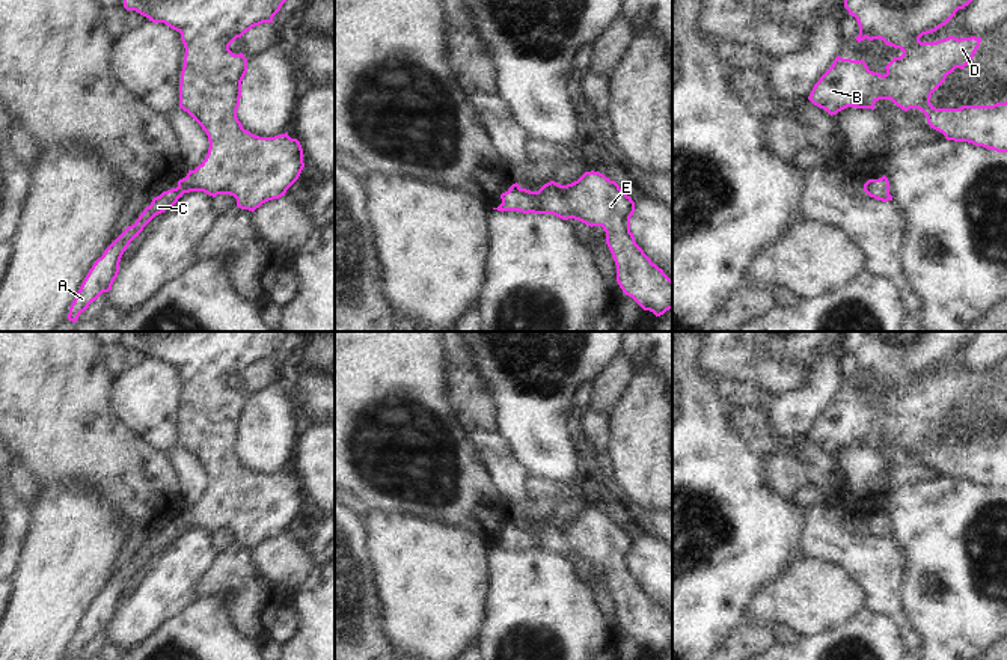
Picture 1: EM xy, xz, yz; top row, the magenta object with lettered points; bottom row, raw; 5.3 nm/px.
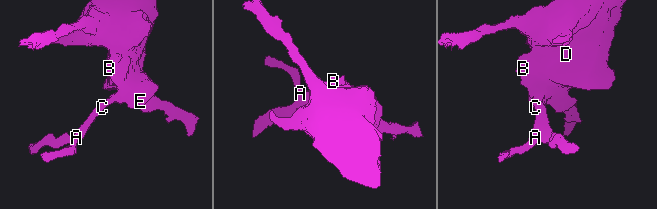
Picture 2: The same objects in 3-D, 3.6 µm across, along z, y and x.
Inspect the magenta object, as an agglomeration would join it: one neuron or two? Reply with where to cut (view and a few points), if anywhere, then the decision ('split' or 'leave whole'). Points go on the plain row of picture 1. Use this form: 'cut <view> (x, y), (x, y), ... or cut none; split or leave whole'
cut none; leave whole

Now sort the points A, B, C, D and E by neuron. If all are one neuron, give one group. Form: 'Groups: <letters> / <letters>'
Groups: A B C D E.

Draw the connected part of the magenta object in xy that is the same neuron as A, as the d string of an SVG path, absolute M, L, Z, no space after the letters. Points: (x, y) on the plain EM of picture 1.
M124 332L127 348L181 371L185 392L179 446L202 464L210 485L205 497L188 508L176 526L154 535L136 561L95 598L69 645L69 658L77 660L92 639L112 627L130 580L184 530L231 532L238 545L253 550L262 541L285 533L298 517L305 493L297 476L288 470L259 475L238 458L247 396L229 387L252 365L273 360L289 333L294 332Z

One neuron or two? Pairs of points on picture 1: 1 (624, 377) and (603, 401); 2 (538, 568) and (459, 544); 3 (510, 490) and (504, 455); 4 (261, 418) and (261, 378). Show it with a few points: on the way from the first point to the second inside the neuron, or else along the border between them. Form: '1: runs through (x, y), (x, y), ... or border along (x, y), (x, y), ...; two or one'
1: runs through (618, 383), (608, 395); one
2: border along (493, 547), (492, 591); two
3: runs through (510, 481), (510, 472), (504, 464); one
4: border along (284, 372), (269, 386), (247, 397); two

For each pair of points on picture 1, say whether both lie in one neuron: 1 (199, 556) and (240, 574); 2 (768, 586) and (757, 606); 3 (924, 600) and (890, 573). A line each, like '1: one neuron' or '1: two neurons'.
1: two neurons
2: one neuron
3: two neurons

